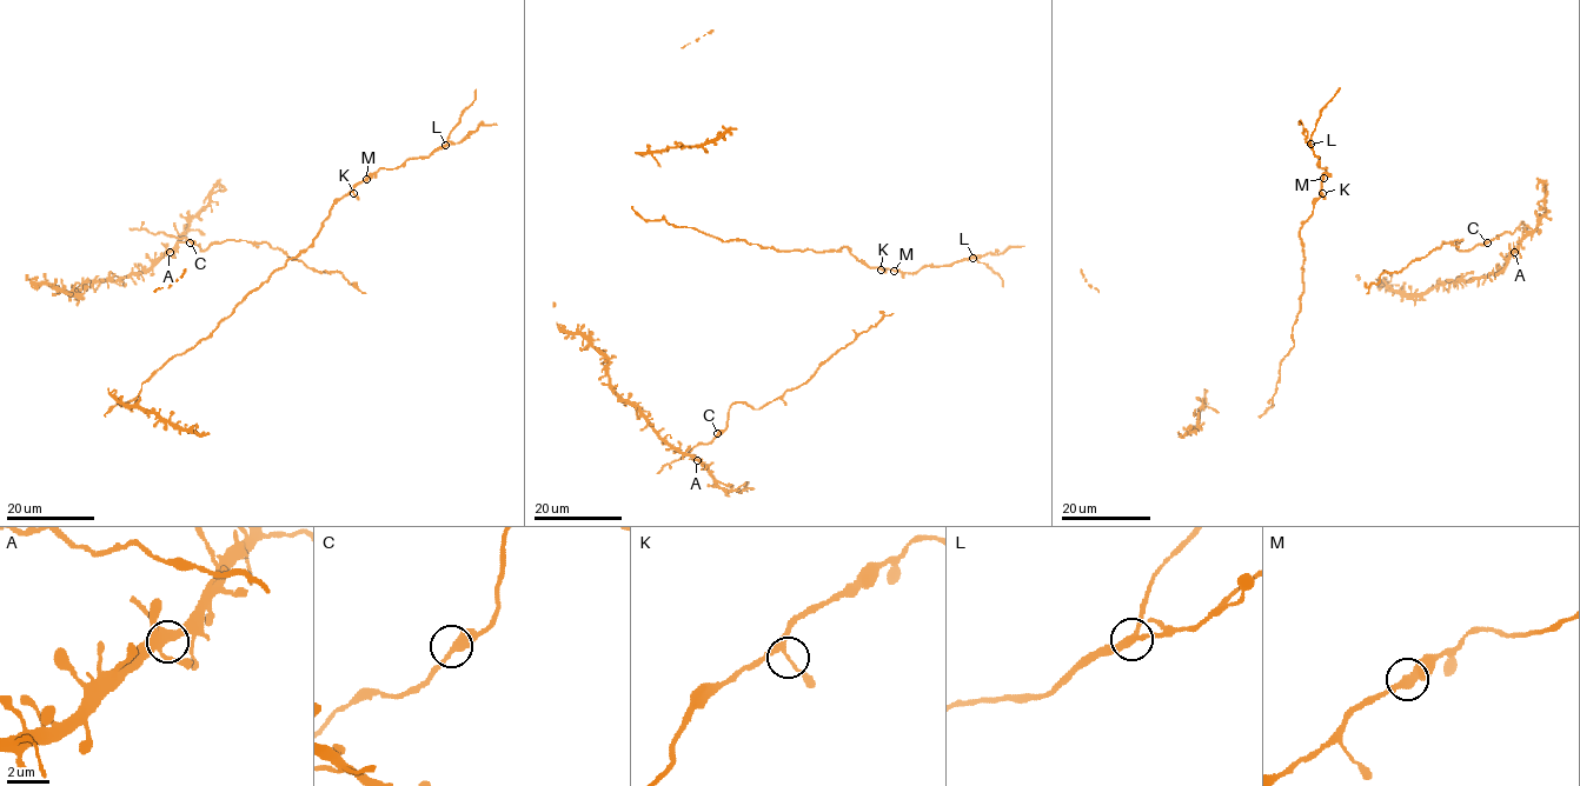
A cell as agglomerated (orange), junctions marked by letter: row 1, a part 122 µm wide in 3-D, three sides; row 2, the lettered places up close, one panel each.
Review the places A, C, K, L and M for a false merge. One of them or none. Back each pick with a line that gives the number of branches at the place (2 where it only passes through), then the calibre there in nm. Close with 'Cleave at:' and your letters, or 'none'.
L: Branches: 3. Thickness 280 nm
Cleave at: L

